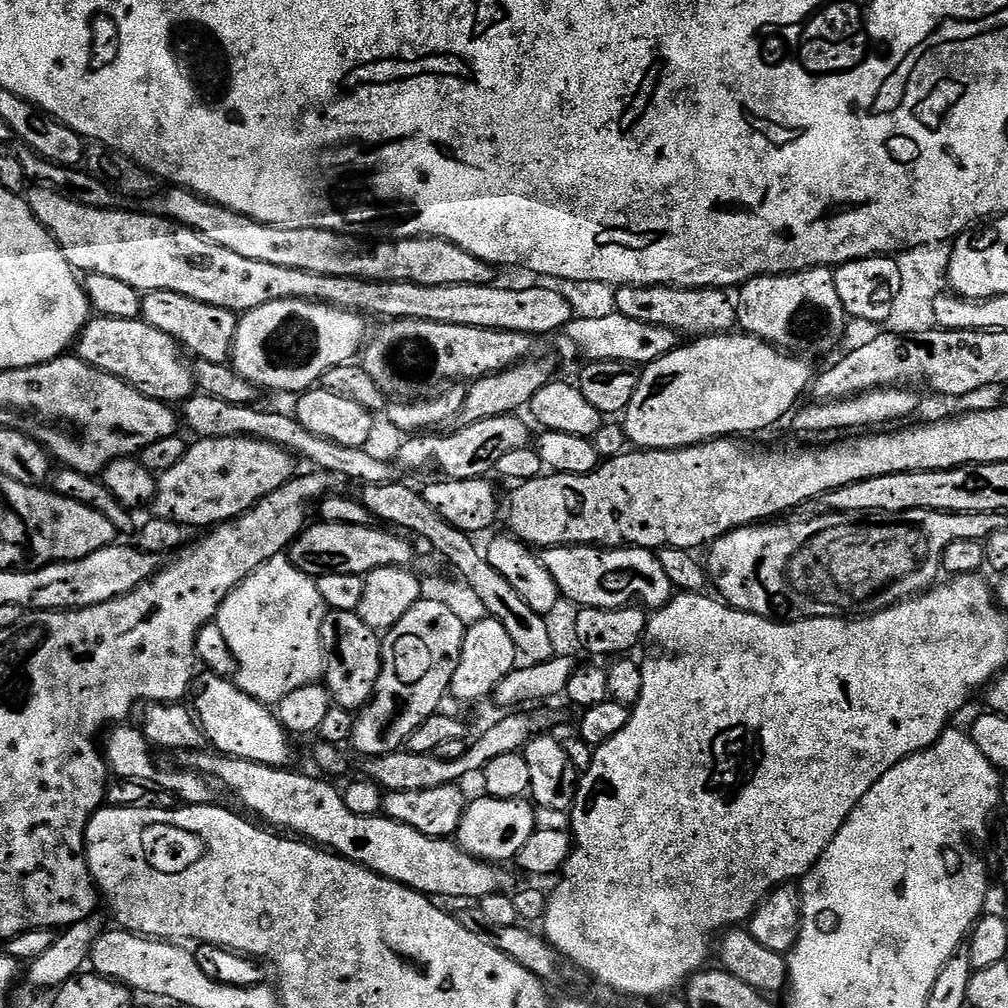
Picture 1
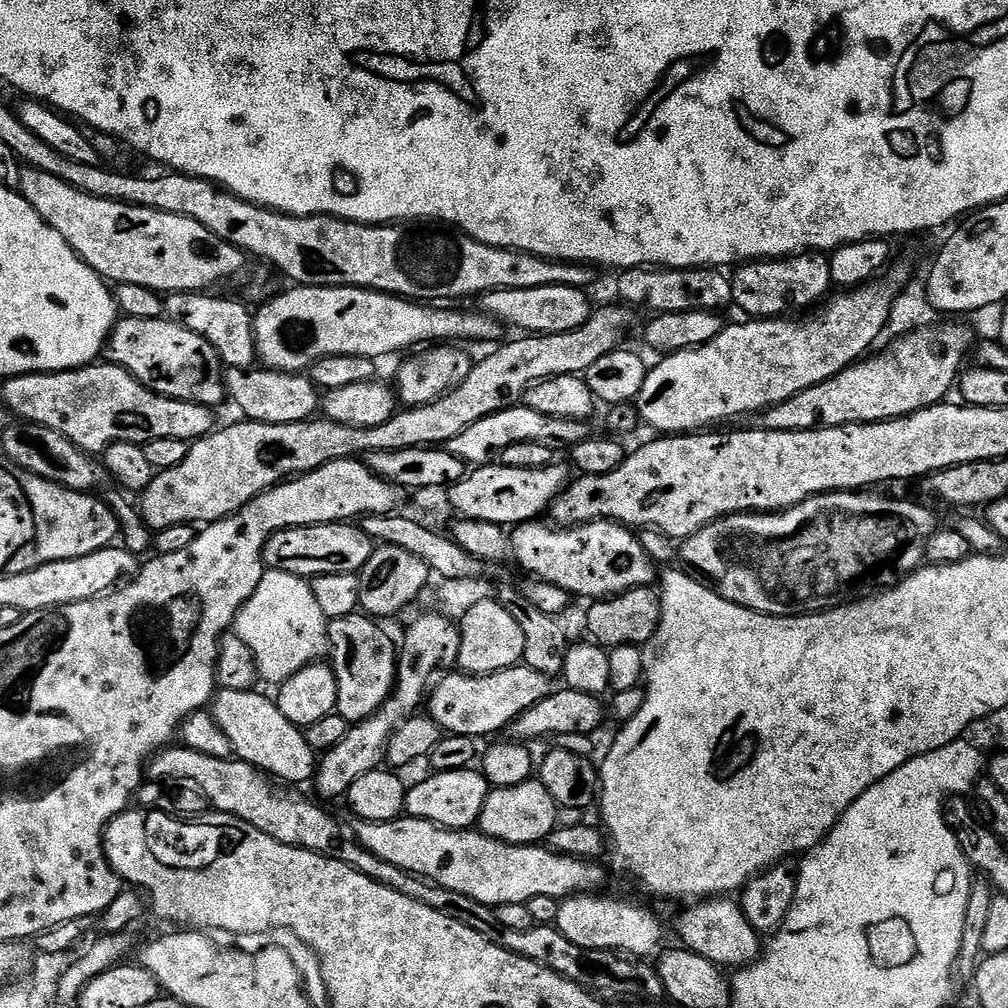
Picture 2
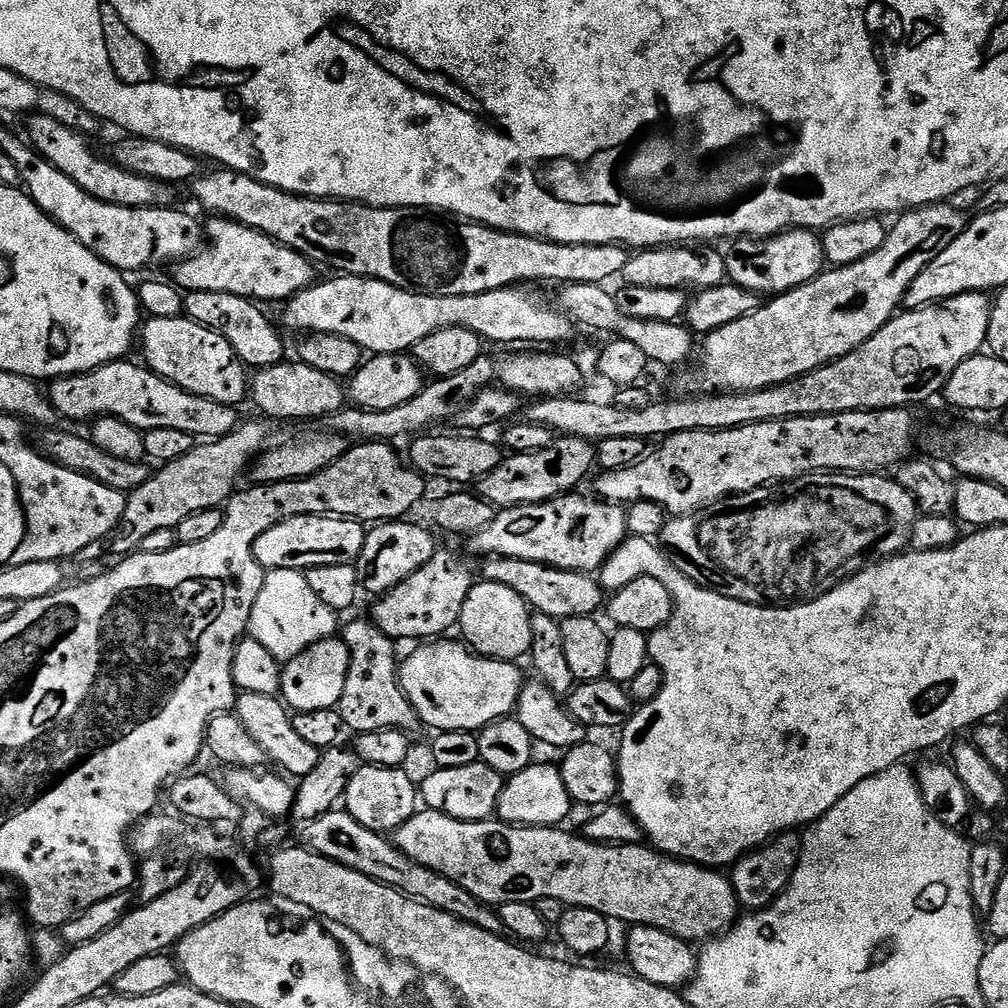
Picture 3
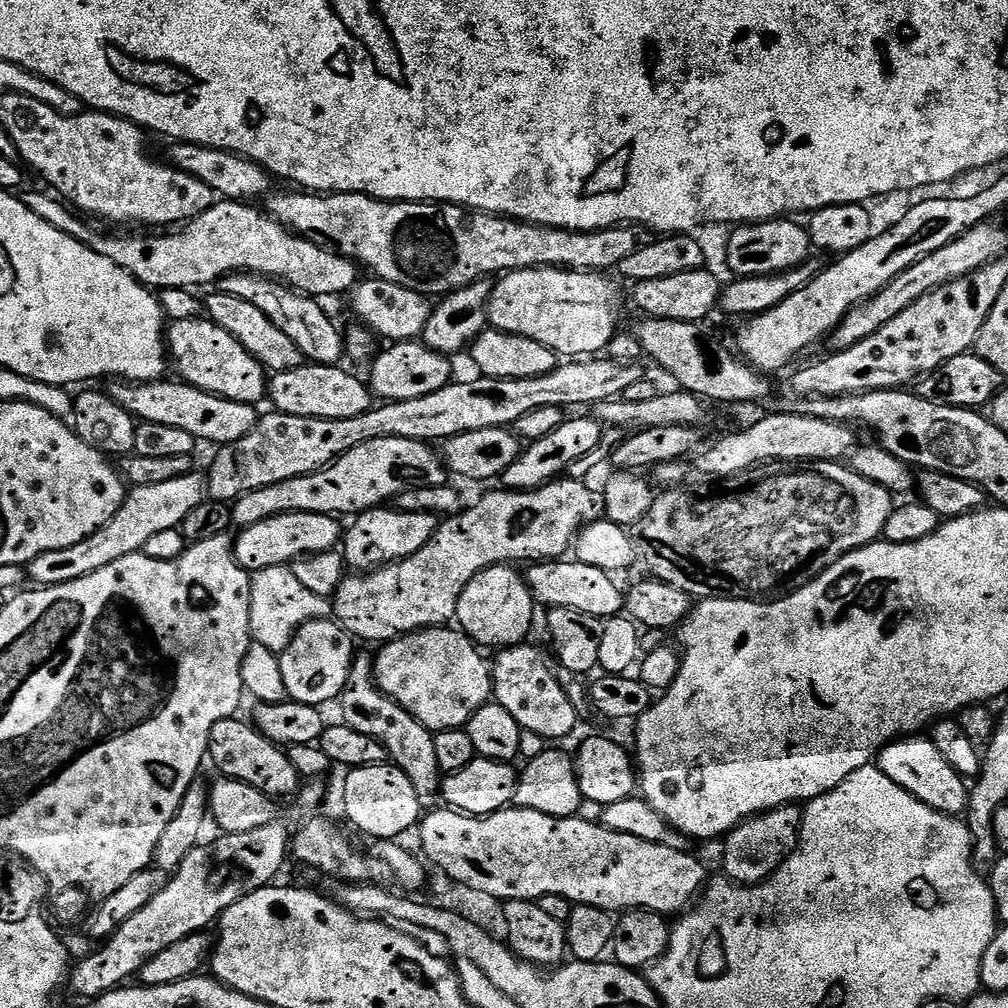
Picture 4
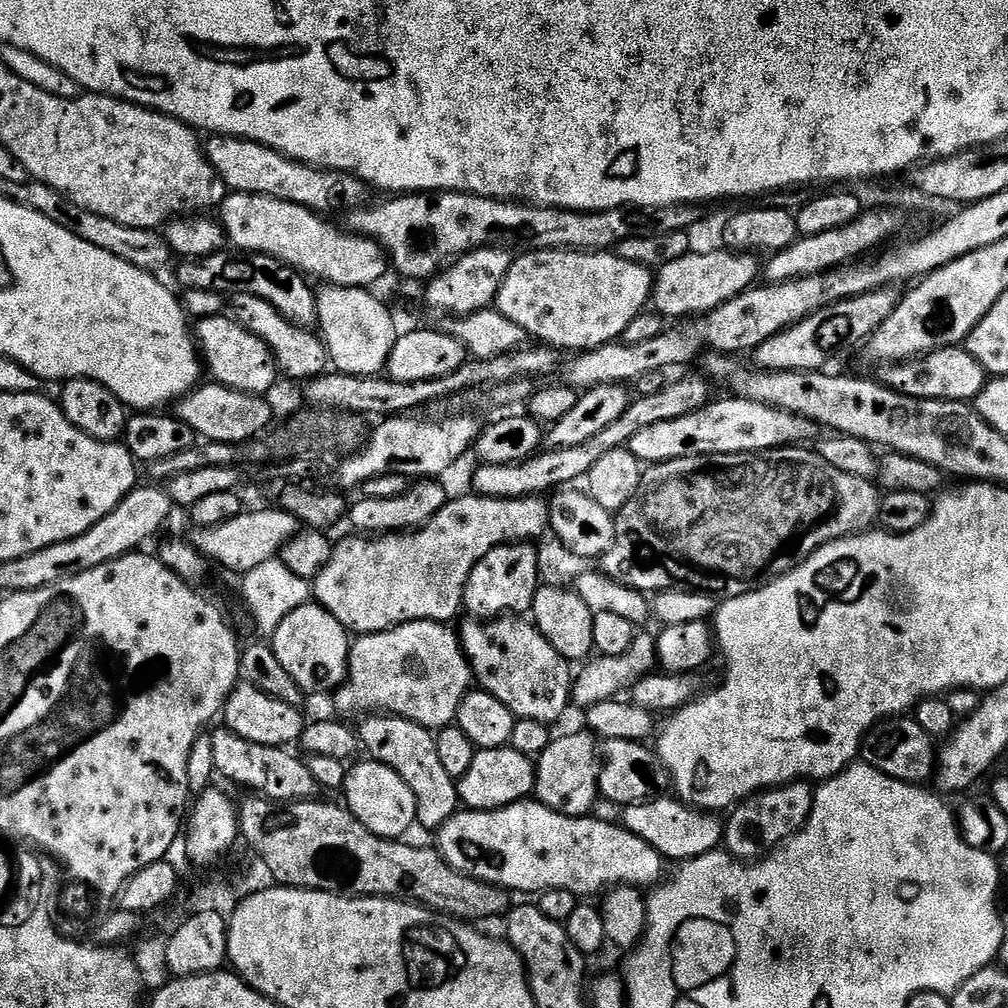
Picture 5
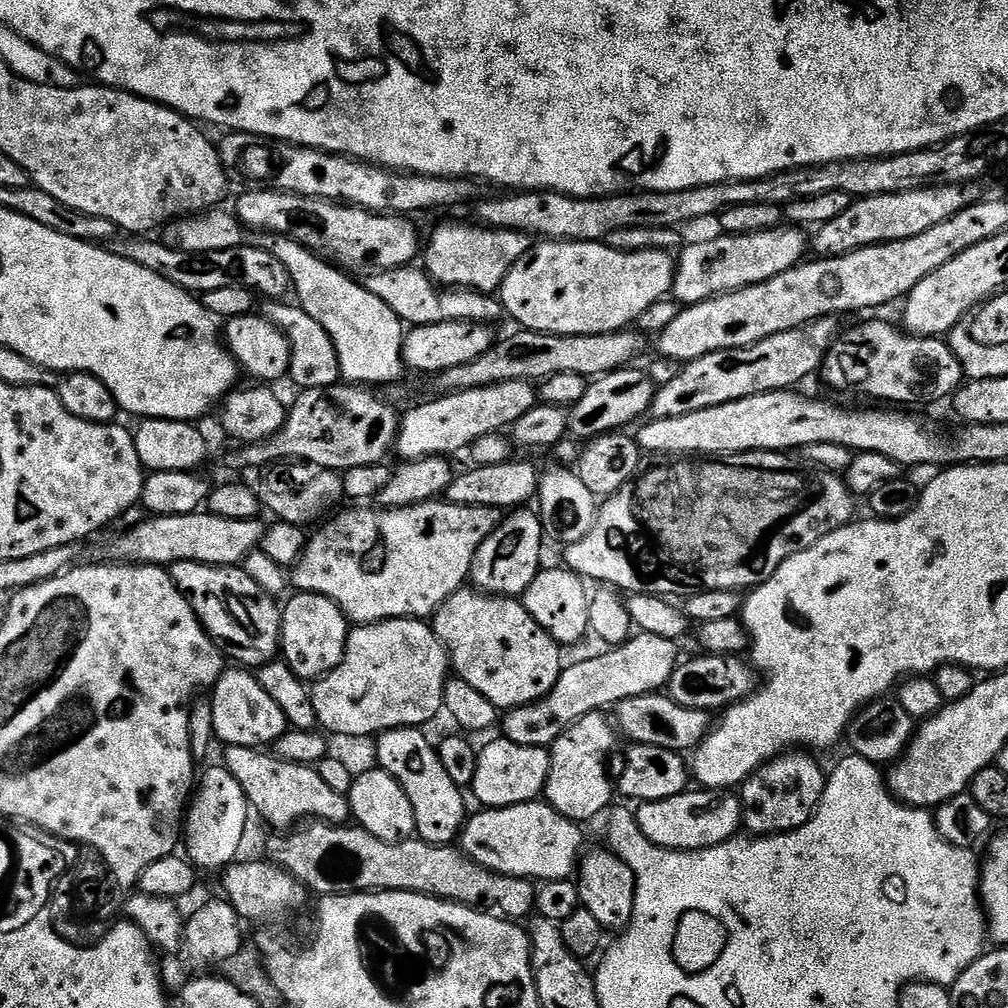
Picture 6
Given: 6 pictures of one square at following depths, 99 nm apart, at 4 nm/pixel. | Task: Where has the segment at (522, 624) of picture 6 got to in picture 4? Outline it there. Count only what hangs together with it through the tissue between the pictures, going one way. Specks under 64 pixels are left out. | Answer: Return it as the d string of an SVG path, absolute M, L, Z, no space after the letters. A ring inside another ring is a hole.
M525 642L523 644L518 644L516 645L515 648L503 649L503 651L501 651L499 655L497 655L500 657L498 657L497 660L494 660L494 663L492 664L492 690L494 693L494 700L495 700L495 703L501 704L502 707L510 711L510 714L514 716L514 720L518 722L518 724L521 726L521 729L523 731L540 735L540 737L544 738L545 741L556 742L556 739L564 738L573 732L576 724L580 722L580 717L575 712L574 707L571 706L570 699L567 698L566 696L566 691L562 690L562 686L558 682L558 678L556 677L553 665L551 666L548 665L547 658L544 657L543 654L540 653L538 649L531 648L530 645L531 643L528 643L528 642Z

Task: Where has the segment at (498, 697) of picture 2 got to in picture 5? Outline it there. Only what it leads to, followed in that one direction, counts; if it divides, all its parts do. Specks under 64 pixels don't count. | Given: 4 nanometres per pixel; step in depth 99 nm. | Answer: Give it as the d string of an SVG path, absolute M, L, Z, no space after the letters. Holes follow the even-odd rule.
M415 620L409 624L398 624L385 632L357 635L351 641L347 679L334 692L337 710L401 716L402 719L412 720L429 730L449 727L455 721L462 698L474 684L468 655L460 645L459 635L450 629L451 627L433 620Z

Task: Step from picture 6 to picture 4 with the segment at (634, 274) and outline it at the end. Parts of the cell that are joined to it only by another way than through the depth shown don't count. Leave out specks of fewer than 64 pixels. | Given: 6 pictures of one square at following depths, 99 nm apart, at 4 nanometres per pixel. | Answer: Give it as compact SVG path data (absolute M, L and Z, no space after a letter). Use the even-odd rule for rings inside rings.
M517 268L501 275L495 281L492 295L488 297L488 322L500 332L518 334L522 338L534 338L534 342L542 342L542 346L550 346L560 358L592 358L603 353L608 343L615 338L618 331L616 323L620 320L620 288L612 281L611 275L603 272L573 272L566 268Z

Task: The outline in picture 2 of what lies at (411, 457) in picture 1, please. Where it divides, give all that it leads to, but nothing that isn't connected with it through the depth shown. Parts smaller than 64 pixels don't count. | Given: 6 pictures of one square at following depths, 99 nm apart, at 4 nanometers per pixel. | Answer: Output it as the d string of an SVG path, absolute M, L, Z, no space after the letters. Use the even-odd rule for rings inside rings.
M517 406L502 410L498 414L490 414L474 422L474 426L462 430L462 434L458 434L458 438L454 438L446 447L450 454L464 461L465 465L483 466L495 461L500 452L506 450L506 446L514 446L514 442L538 442L553 450L559 450L559 448L570 450L578 446L578 442L593 439L594 432L590 425L588 420L547 416L539 413L538 410Z

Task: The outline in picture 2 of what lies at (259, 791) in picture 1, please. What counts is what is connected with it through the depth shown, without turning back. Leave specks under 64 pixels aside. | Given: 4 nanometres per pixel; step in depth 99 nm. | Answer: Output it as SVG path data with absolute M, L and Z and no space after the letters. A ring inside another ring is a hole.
M404 814L399 820L386 822L370 822L360 820L355 825L356 840L370 850L370 854L378 854L384 862L398 866L415 876L423 876L434 884L441 884L448 890L458 894L466 894L483 904L499 906L502 904L527 904L529 900L545 896L563 901L581 894L596 894L604 884L604 872L596 862L579 860L576 856L566 856L562 852L554 852L551 847L540 844L507 844L484 835L479 830L461 830L459 828L443 828L434 822L419 820Z

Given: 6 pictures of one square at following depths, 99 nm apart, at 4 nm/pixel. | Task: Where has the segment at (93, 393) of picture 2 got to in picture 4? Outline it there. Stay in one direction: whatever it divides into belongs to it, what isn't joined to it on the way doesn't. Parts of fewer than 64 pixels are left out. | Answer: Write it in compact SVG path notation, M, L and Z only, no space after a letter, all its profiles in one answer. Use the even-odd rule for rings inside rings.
M161 378L146 384L132 382L116 382L110 388L114 402L118 402L131 412L140 422L158 422L162 426L174 426L177 430L186 430L197 442L209 440L215 446L223 446L230 442L238 442L238 438L246 438L250 430L254 430L258 412L251 404L230 402L221 396L198 390L194 386L175 379Z

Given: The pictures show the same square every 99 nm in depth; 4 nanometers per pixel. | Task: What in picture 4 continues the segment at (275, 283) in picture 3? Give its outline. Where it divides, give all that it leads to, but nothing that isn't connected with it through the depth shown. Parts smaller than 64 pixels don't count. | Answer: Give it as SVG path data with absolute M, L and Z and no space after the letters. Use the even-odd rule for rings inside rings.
M44 192L19 193L23 202L42 222L50 222L54 230L70 234L90 250L110 258L114 266L126 270L145 288L163 290L186 288L200 290L203 284L215 285L231 272L255 272L257 276L275 278L295 288L297 292L313 298L340 296L351 293L358 283L355 260L347 260L331 248L310 242L304 236L291 232L267 211L260 212L248 202L221 199L193 220L187 221L179 230L172 230L169 236L107 236L87 224L63 199Z

